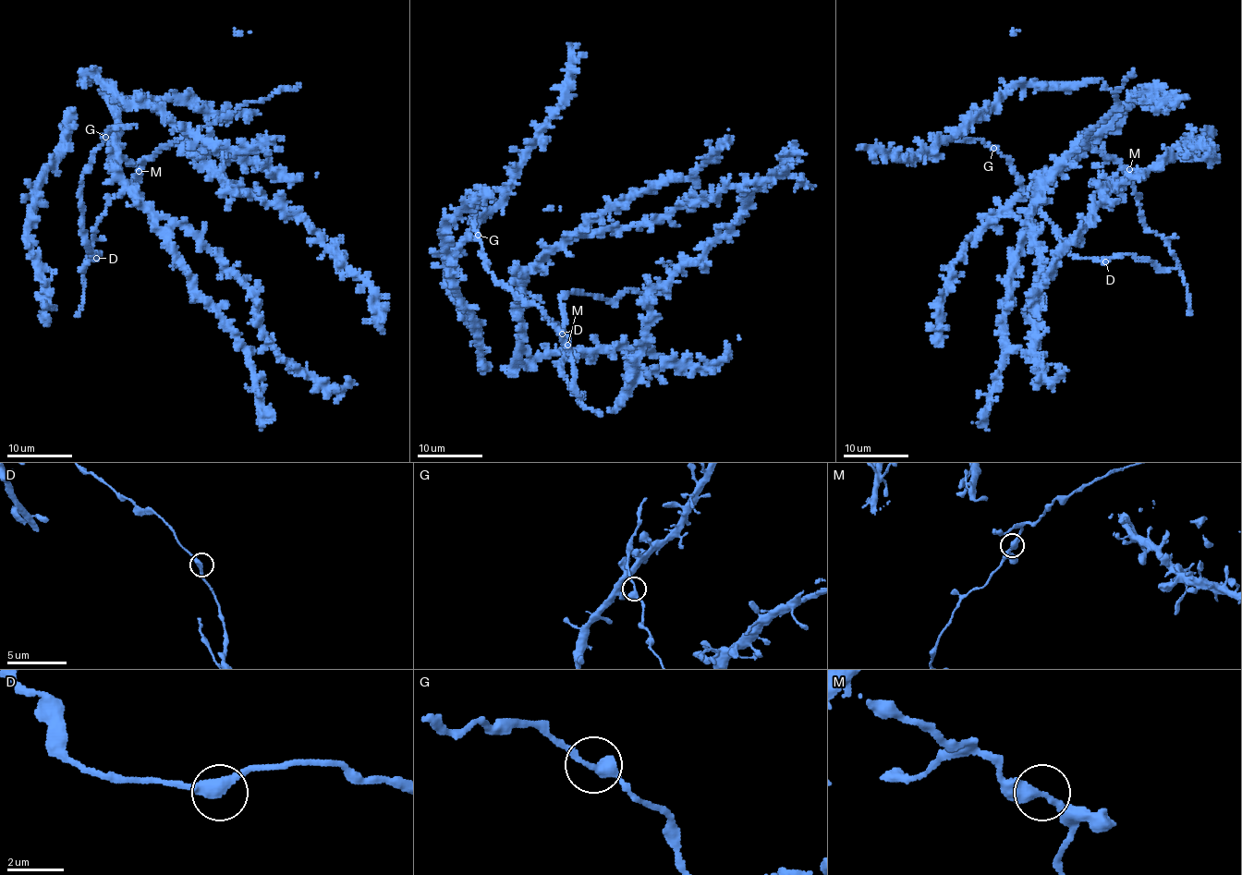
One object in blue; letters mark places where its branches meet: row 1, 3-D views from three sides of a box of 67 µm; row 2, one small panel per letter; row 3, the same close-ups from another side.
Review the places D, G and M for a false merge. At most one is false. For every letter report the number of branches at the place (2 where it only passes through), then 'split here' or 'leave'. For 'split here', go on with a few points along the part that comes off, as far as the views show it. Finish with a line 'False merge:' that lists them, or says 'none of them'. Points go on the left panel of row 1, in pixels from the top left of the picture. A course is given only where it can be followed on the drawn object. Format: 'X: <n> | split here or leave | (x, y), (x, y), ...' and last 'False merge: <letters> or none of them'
D: 2 | leave
G: 2 | leave
M: 2 | leave
False merge: none of them

